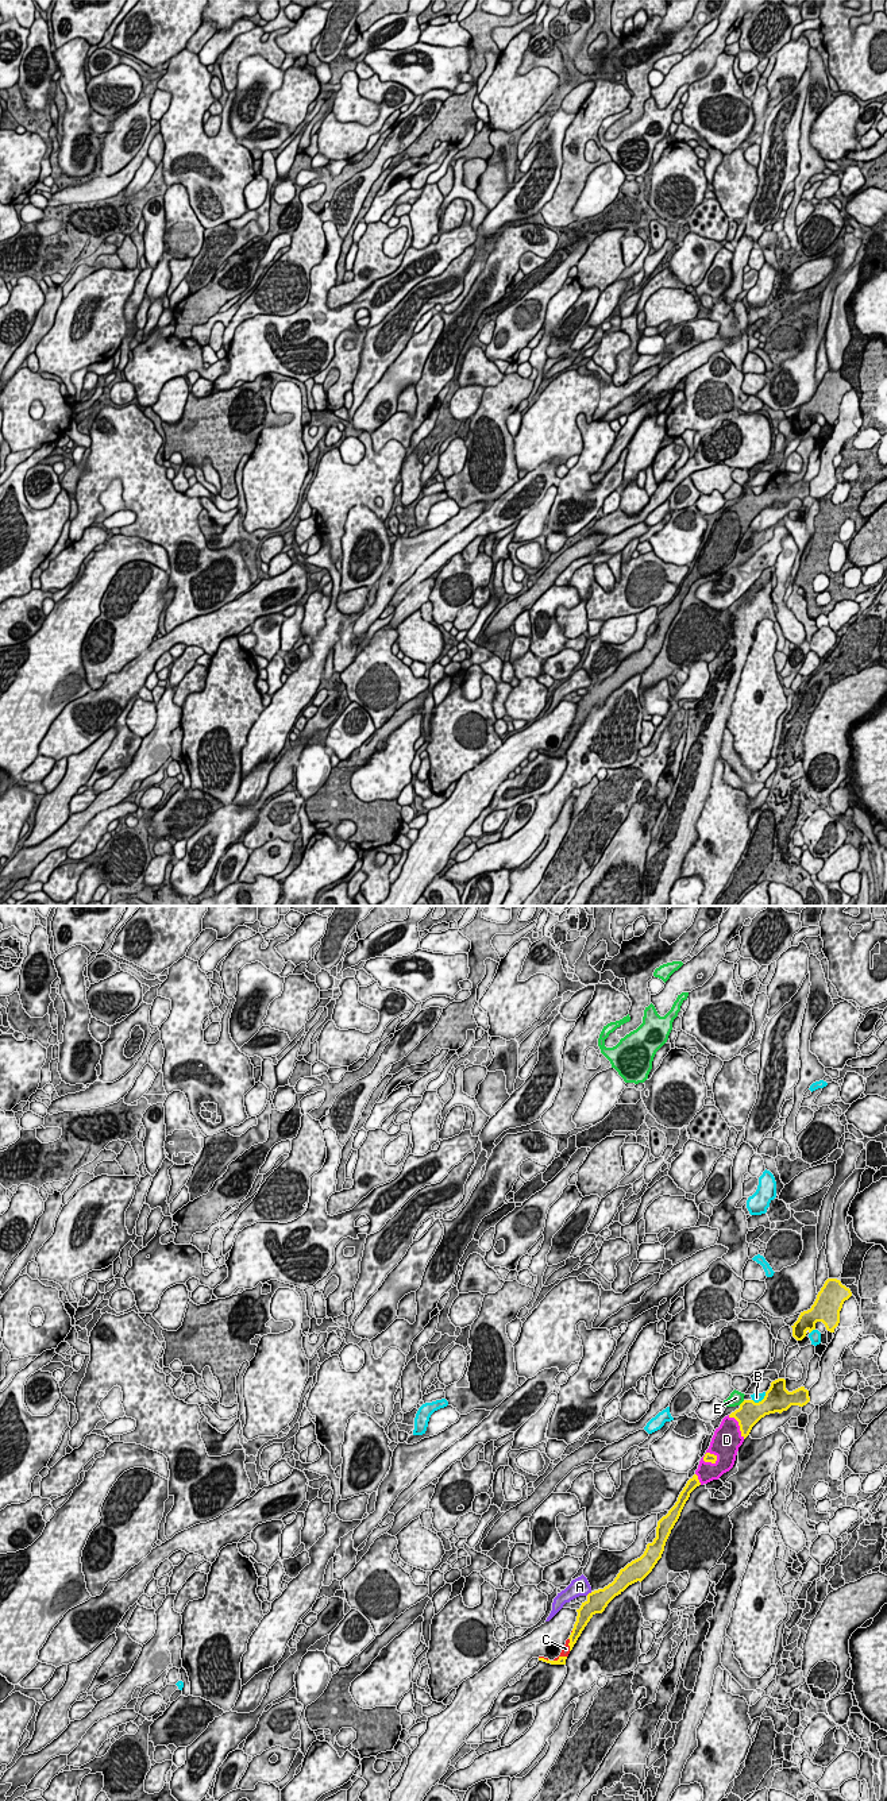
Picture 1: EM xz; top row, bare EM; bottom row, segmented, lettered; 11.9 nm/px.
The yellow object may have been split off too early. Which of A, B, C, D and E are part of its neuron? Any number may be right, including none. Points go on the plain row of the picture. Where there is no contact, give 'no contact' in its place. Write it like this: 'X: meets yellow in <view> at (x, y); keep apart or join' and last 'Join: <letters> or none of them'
A: meets yellow in xz at (589, 686); keep apart
B: meets yellow in xz at (812, 423); keep apart
C: meets yellow in xz at (559, 751); join
D: meets yellow in xz at (710, 554); join
E: meets yellow in xz at (743, 494); keep apart
Join: C, D

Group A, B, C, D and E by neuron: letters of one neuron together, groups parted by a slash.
A / B / C D / E

